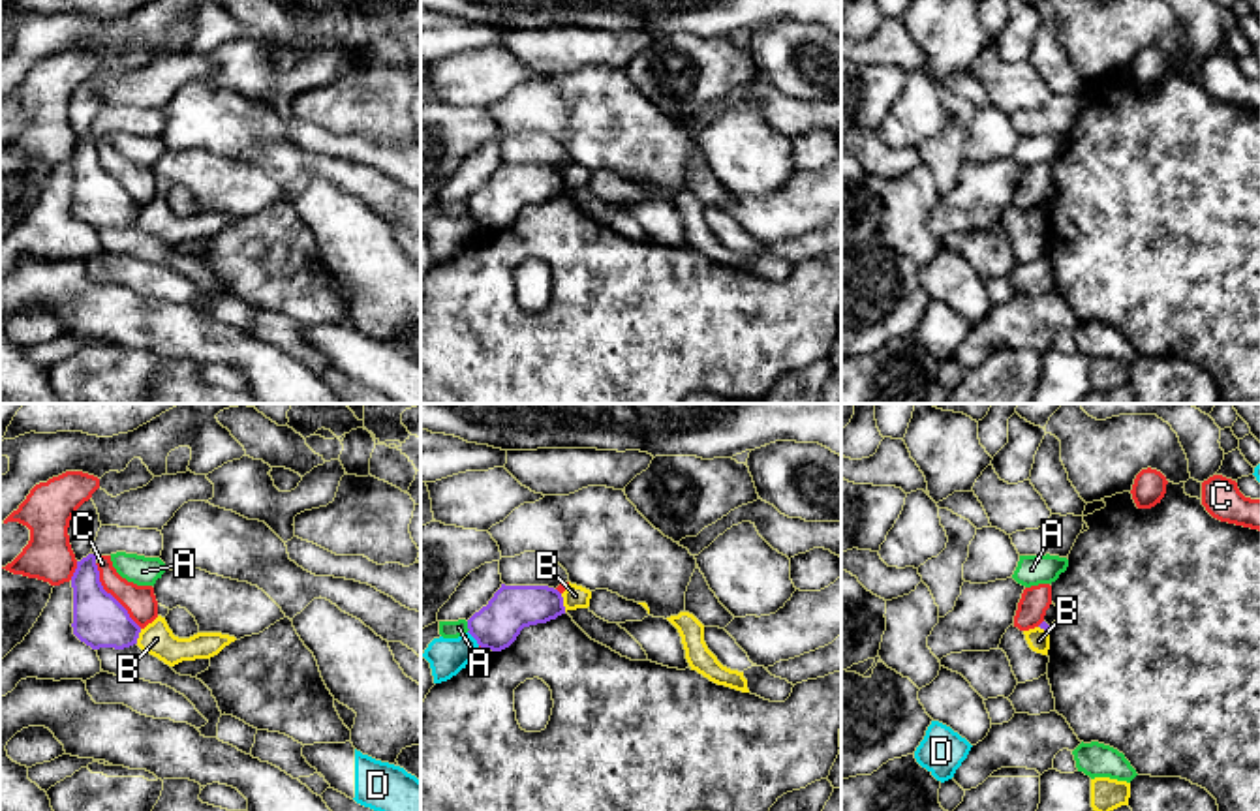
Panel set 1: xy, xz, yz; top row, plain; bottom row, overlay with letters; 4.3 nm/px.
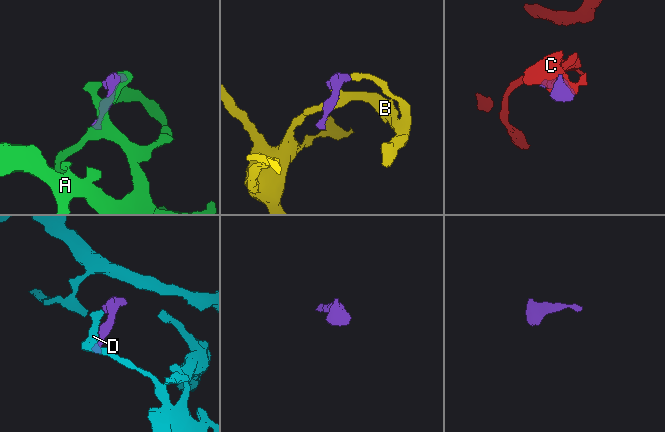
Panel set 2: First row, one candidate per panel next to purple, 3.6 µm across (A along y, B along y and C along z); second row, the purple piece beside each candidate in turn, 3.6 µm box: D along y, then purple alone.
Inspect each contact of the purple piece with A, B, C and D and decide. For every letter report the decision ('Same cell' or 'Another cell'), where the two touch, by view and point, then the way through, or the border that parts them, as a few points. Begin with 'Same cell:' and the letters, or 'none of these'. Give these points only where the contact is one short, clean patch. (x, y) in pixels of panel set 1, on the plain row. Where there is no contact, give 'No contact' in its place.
Same cell: none of these
A: Another cell. Touches purple at xz (468, 207)
B: Another cell. Touches purple at xz (562, 183). Boundary: xz (560, 173), (566, 190)
C: Another cell. Touches purple at xy (111, 175)
D: Another cell. Touches purple at xz (474, 216)

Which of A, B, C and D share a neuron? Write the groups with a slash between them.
A / B / C / D

